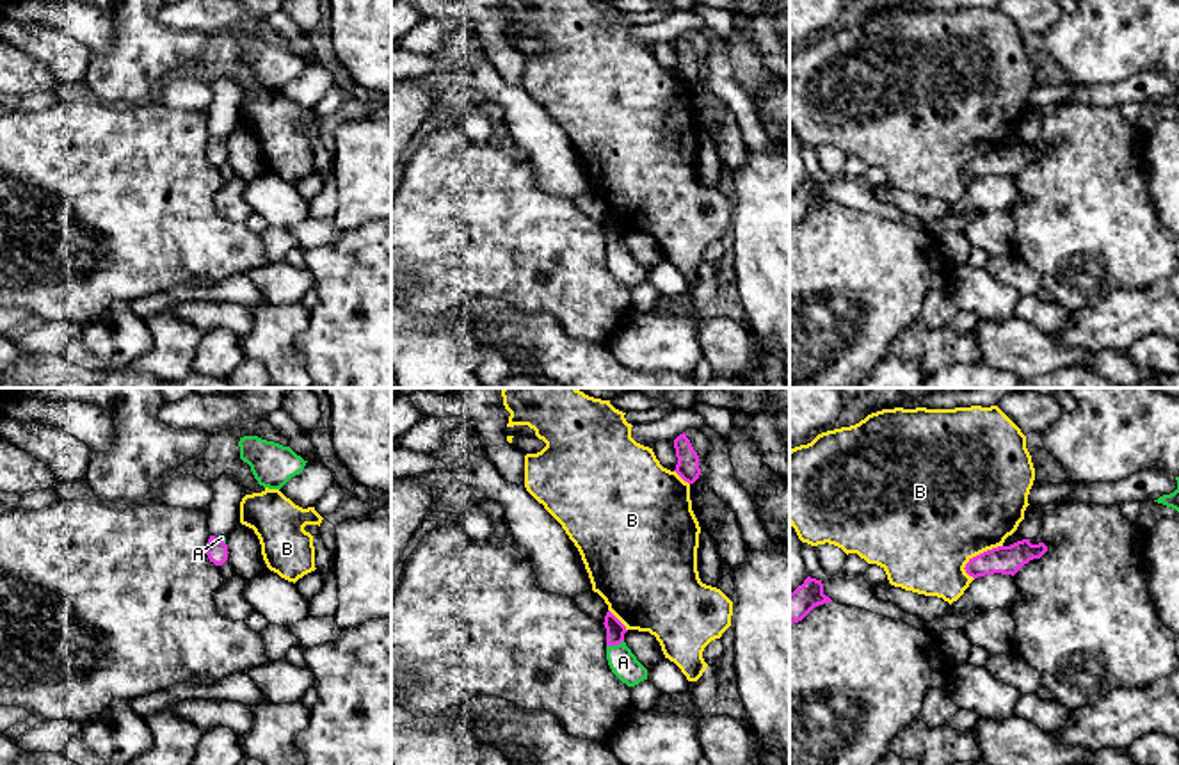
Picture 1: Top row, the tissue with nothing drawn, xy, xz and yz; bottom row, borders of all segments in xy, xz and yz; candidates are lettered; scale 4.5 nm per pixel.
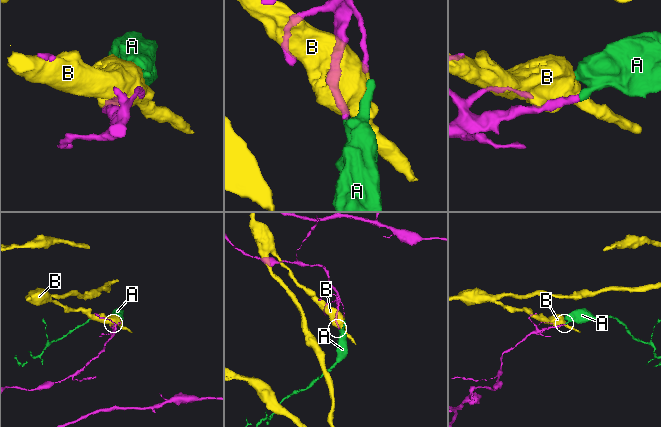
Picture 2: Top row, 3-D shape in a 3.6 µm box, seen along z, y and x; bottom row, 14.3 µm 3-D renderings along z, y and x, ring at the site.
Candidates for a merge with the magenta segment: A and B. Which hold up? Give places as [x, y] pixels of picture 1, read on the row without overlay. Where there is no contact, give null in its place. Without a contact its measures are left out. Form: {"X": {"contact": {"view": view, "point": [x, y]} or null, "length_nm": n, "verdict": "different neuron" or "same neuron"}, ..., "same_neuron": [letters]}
{"A": {"contact": {"view": "xz", "point": [614, 246]}, "length_nm": 90, "verdict": "same neuron"}, "B": {"contact": {"view": "yz", "point": [980, 155]}, "length_nm": 220, "verdict": "different neuron"}, "same_neuron": ["A"]}

